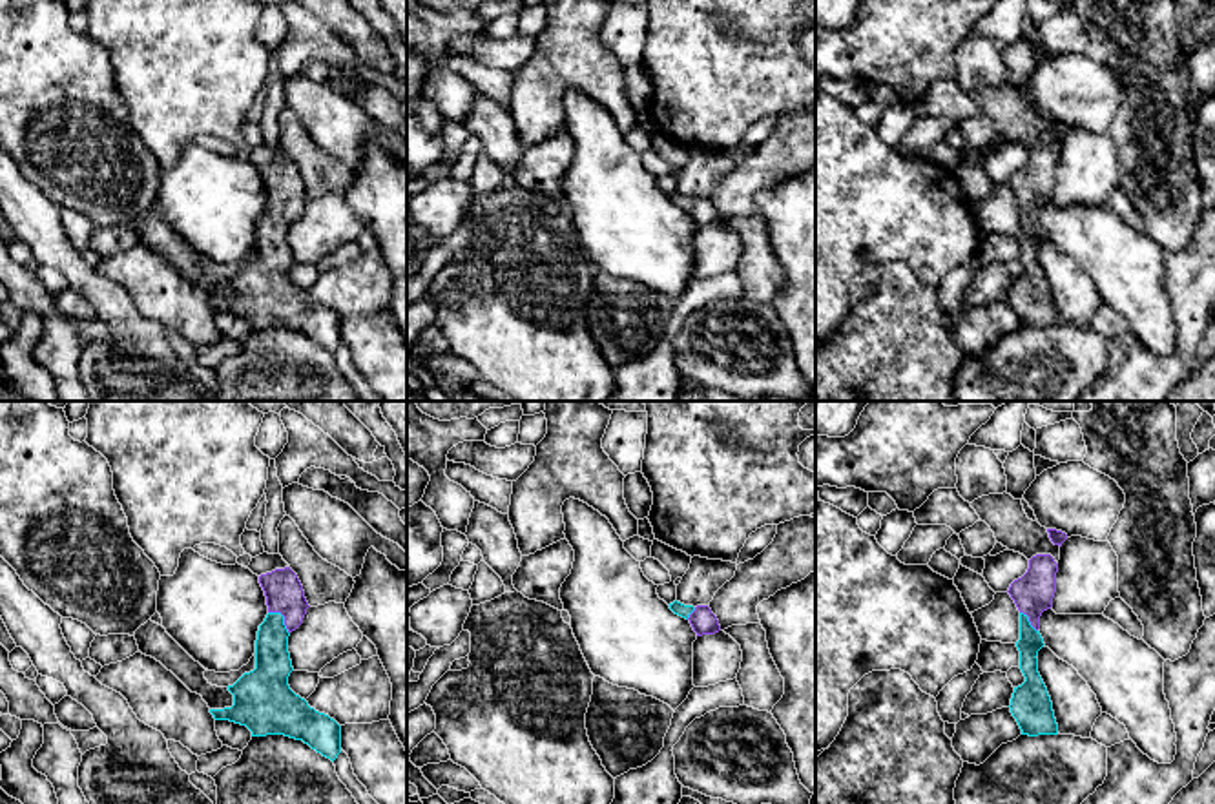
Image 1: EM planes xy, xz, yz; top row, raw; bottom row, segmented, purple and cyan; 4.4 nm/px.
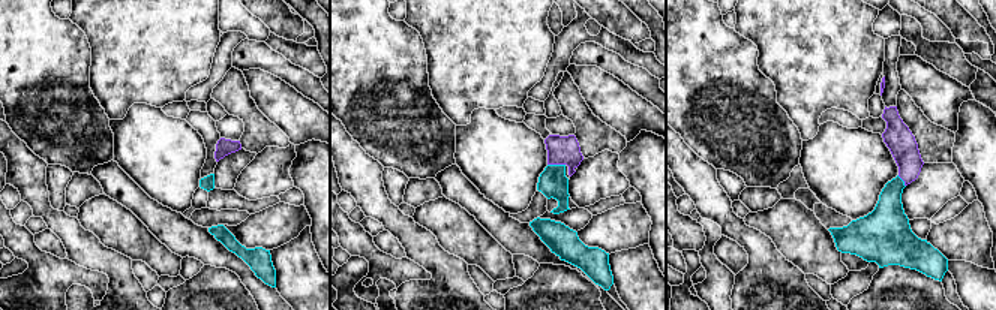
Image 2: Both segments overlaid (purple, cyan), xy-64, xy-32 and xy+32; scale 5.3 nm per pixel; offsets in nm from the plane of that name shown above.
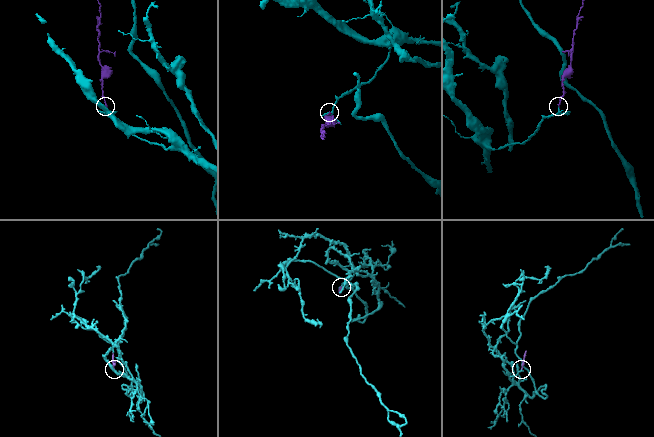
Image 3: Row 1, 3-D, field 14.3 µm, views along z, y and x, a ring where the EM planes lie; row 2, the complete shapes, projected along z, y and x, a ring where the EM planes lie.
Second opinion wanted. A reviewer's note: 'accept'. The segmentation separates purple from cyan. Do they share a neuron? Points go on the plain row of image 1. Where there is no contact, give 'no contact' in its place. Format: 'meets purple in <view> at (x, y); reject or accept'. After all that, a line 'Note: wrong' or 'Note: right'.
meets purple in xy at (285, 210); accept
Note: right

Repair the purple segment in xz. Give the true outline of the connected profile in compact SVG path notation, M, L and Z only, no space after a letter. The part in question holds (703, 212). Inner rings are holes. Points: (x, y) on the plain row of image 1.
M675 191L673 195L670 195L670 201L675 206L686 210L691 215L697 228L715 226L721 222L719 211L708 197L693 199L693 197L684 197Z

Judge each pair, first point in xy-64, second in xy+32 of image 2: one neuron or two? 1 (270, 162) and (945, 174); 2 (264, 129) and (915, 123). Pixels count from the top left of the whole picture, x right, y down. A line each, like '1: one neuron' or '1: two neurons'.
1: one neuron
2: one neuron

